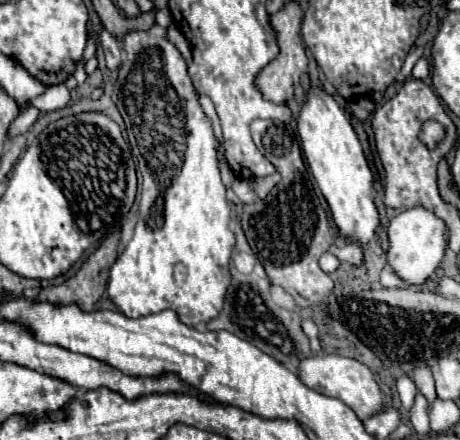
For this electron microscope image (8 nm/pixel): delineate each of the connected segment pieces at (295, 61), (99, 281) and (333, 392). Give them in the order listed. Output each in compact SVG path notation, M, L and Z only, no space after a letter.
M288 2L282 10L278 10L276 14L270 16L270 26L276 32L276 40L278 40L280 52L256 76L256 88L270 102L284 104L288 98L292 98L294 96L294 88L298 86L300 76L306 72L306 64L308 62L306 62L306 54L304 54L304 48L302 48L300 38L298 38L298 34L300 34L300 22L302 22L302 10L300 10L300 6L296 2Z
M118 232L110 234L110 236L100 244L100 248L98 248L94 254L90 254L90 256L86 258L86 262L84 262L82 268L74 274L74 278L66 280L66 282L60 284L60 286L42 288L42 290L36 294L34 302L50 302L50 304L58 304L58 306L76 304L76 306L80 306L80 310L92 312L92 310L94 310L94 304L96 304L96 302L102 298L102 294L106 292L108 270L110 270L112 262L114 262L116 256L118 256L118 250L116 250L116 248L118 248Z
M312 354L310 358L300 360L298 374L300 374L300 380L308 388L312 388L324 396L342 400L346 406L350 406L356 412L356 416L360 420L370 418L372 414L376 414L382 408L382 392L378 388L378 382L374 380L372 372L354 358L344 358L344 356L336 356L336 354Z

